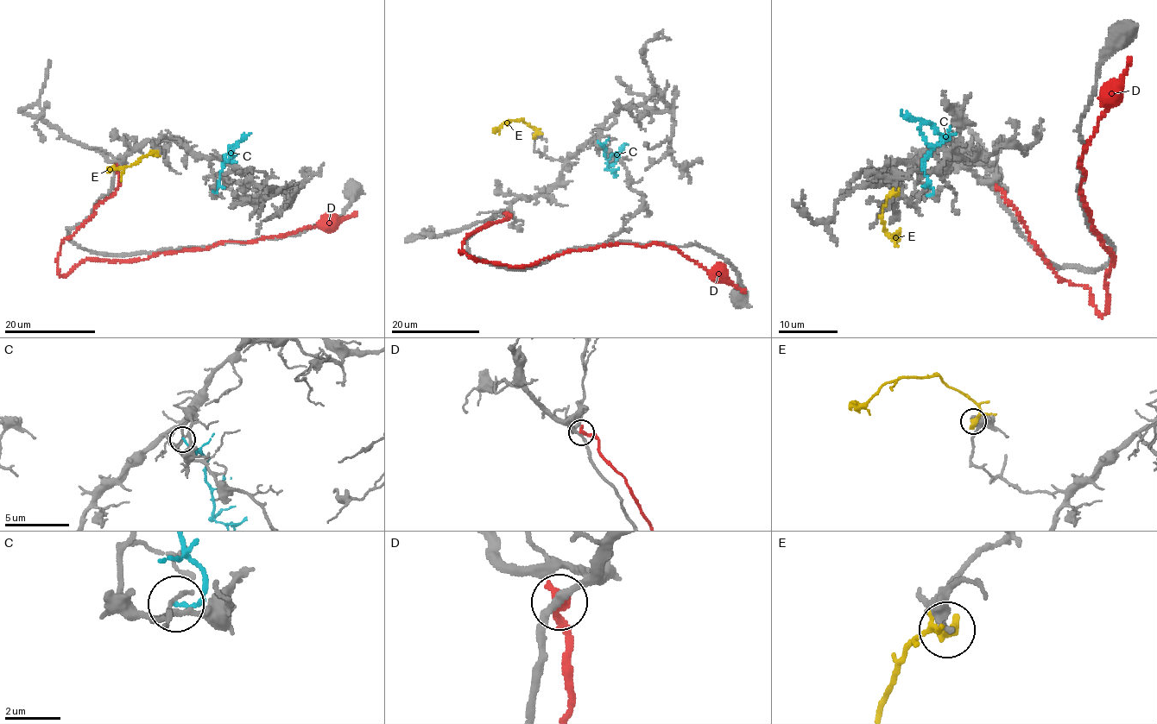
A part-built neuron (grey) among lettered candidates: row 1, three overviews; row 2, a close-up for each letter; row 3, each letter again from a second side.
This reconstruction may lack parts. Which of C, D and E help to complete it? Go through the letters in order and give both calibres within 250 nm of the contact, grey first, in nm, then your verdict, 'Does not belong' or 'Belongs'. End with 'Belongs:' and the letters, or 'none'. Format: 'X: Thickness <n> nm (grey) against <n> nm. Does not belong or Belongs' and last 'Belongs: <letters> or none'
C: Thickness 160 nm (grey) against 130 nm. Does not belong
D: Thickness 240 nm (grey) against 360 nm. Does not belong
E: Thickness 220 nm (grey) against 240 nm. Does not belong
Belongs: none

